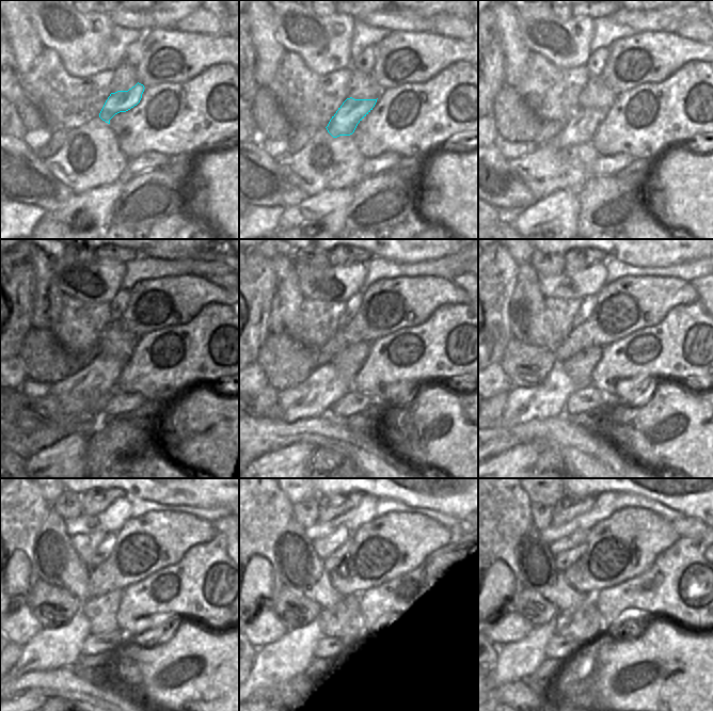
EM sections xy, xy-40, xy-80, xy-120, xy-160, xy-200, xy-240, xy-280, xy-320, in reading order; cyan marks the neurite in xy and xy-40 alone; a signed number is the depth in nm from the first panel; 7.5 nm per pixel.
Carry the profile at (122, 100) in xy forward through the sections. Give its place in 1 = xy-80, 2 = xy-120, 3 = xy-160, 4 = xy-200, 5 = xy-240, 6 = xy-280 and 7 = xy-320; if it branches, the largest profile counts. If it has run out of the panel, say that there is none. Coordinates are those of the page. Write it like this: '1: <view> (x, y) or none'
1: xy-80 (580, 128)
2: xy-120 (98, 377)
3: xy-160 (325, 385)
4: xy-200 (547, 399)
5: xy-240 (52, 652)
6: xy-280 (289, 657)
7: xy-320 (520, 660)

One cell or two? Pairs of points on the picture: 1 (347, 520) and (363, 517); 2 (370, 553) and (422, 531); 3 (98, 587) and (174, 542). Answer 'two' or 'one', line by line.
1: one
2: one
3: one

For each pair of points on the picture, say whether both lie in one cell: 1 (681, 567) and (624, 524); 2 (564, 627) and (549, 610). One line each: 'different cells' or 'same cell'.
1: different cells
2: different cells

